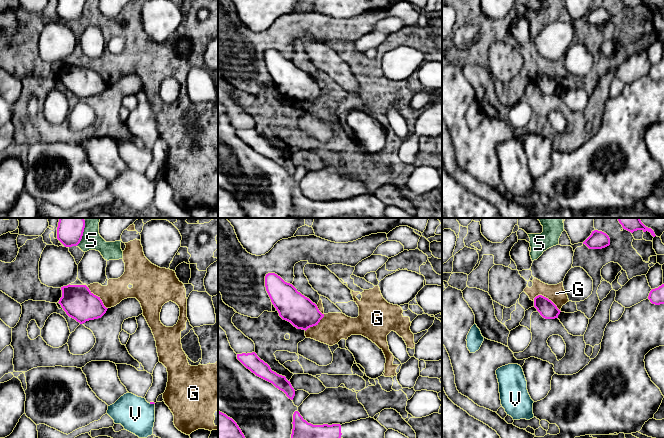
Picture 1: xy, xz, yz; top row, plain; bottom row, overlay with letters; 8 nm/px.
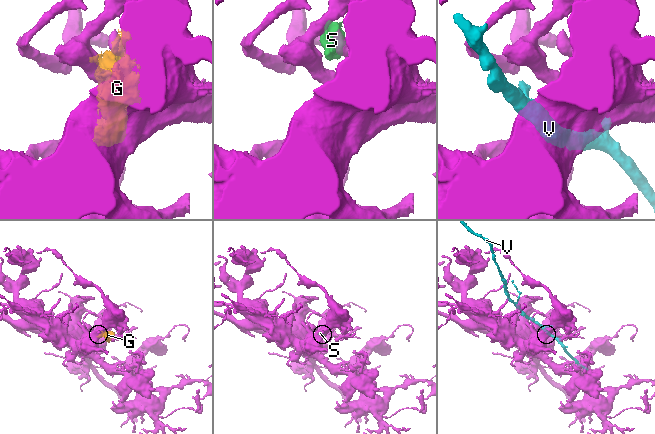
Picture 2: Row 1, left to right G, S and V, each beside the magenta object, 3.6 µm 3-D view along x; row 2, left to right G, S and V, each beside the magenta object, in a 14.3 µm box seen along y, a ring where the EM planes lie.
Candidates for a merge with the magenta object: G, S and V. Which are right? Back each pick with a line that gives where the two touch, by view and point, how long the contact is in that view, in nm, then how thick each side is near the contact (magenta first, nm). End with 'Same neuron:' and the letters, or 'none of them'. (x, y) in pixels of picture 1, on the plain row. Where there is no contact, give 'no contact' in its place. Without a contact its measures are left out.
Same neuron: none of them

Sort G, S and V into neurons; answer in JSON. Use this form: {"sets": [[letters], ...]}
{"sets": [["G", "S"], ["V"]]}

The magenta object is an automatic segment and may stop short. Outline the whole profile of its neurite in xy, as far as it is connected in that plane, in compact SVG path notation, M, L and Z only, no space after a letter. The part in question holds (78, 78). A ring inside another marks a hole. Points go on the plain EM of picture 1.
M67 61L61 63L59 80L66 90L80 100L101 94L107 87L100 75L86 61Z

